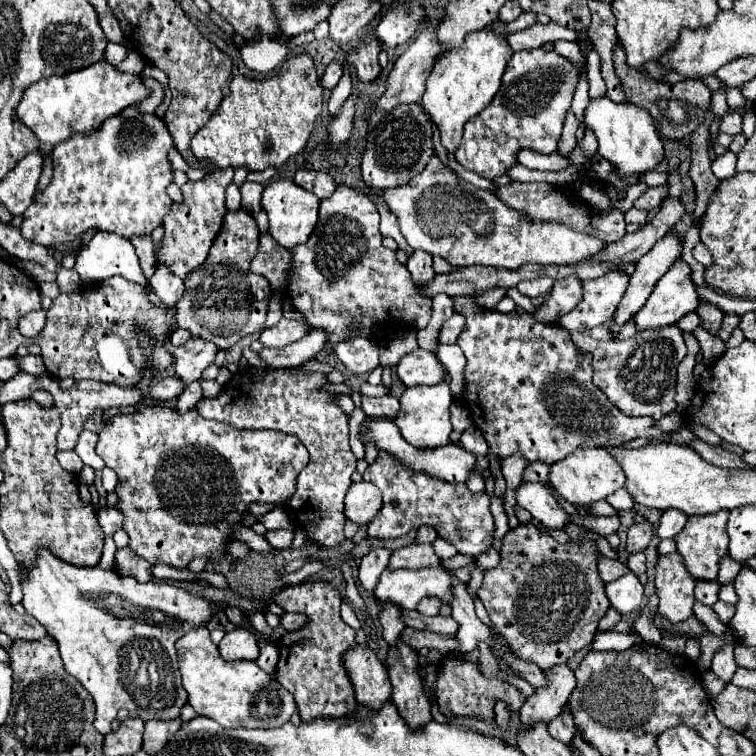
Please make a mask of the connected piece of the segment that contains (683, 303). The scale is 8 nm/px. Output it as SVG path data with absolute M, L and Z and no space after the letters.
M684 260L674 262L674 266L654 286L644 308L636 314L634 324L638 330L672 326L698 308L698 294L690 274L692 270Z

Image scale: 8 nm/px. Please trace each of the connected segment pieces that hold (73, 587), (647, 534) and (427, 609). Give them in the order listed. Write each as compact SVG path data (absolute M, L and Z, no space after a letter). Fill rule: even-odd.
M44 546L36 550L34 564L18 566L22 584L22 606L26 614L36 618L58 642L58 650L64 660L66 672L72 674L92 694L96 704L94 728L100 734L110 732L110 724L120 708L136 710L144 722L172 720L180 716L180 710L188 702L188 696L182 688L174 644L190 628L212 620L212 616L216 614L216 606L210 600L192 596L186 590L176 588L172 584L140 584L134 578L124 578L118 572L104 570L100 566L80 568L56 558Z
M642 522L642 524L634 524L630 526L628 530L628 540L626 540L626 546L624 546L624 552L626 554L634 554L634 552L642 552L650 538L654 534L654 528L650 522Z
M424 598L424 600L420 600L418 602L418 606L416 606L416 610L420 612L420 614L424 614L424 616L436 616L438 614L438 610L440 610L440 600L432 600L432 598Z

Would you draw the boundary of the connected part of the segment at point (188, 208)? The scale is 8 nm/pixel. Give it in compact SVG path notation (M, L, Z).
M232 168L214 170L212 174L206 174L206 178L198 182L186 182L180 188L184 200L180 204L174 204L170 212L162 218L164 238L156 252L158 262L162 262L172 274L186 278L188 272L196 270L206 260L214 238L220 234L222 224L224 224L224 216L226 216L224 214L226 212L224 190L232 182L232 174L234 174Z

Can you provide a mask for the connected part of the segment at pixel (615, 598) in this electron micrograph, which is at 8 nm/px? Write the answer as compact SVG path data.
M628 572L622 578L606 584L606 594L608 594L610 604L620 614L628 614L628 612L636 610L642 604L644 588L642 588L640 580L632 572Z

